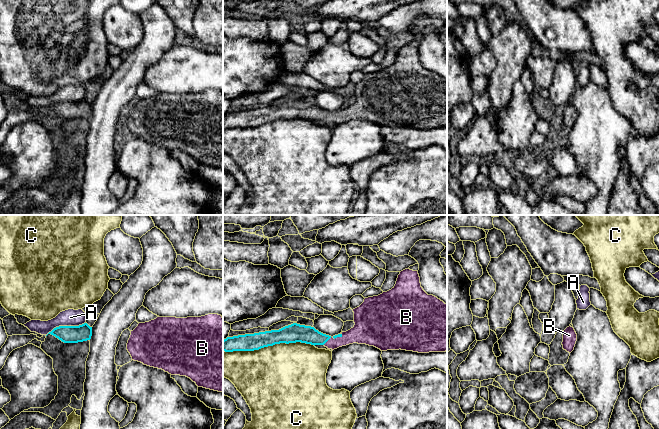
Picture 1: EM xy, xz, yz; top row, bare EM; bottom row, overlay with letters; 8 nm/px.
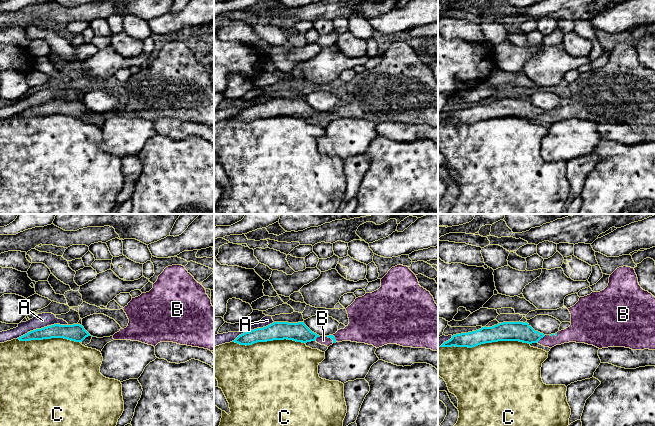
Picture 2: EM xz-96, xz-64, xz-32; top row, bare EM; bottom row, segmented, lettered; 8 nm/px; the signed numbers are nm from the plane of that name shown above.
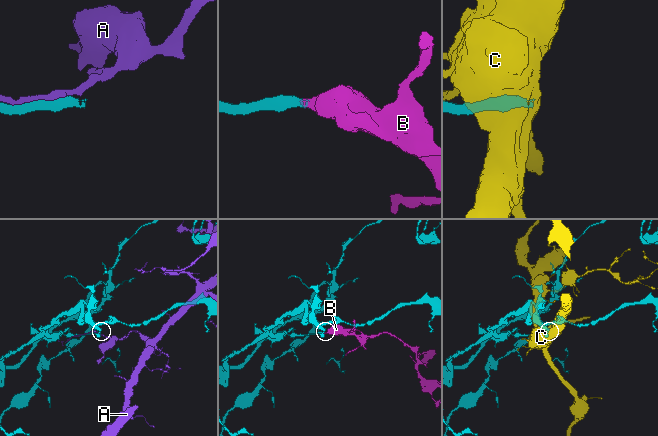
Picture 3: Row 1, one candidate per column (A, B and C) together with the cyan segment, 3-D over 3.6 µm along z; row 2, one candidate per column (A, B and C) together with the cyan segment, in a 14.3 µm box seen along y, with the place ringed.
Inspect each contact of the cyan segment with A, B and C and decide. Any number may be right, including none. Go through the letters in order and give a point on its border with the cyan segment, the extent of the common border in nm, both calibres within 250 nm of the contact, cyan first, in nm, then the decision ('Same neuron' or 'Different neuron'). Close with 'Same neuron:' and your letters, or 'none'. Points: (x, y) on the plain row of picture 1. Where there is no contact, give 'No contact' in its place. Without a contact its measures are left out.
A: Touches cyan at xy (65, 102). Shared border 320 nm. Thickness 140 nm (cyan) against 140 nm. Different neuron
B: Touches cyan at xz (333, 113). Shared border 180 nm. Thickness 30 nm (cyan) against 190 nm. Same neuron
C: Touches cyan at xz (268, 121). Shared border 750 nm. Thickness 150 nm (cyan) against 480 nm. Different neuron
Same neuron: B

